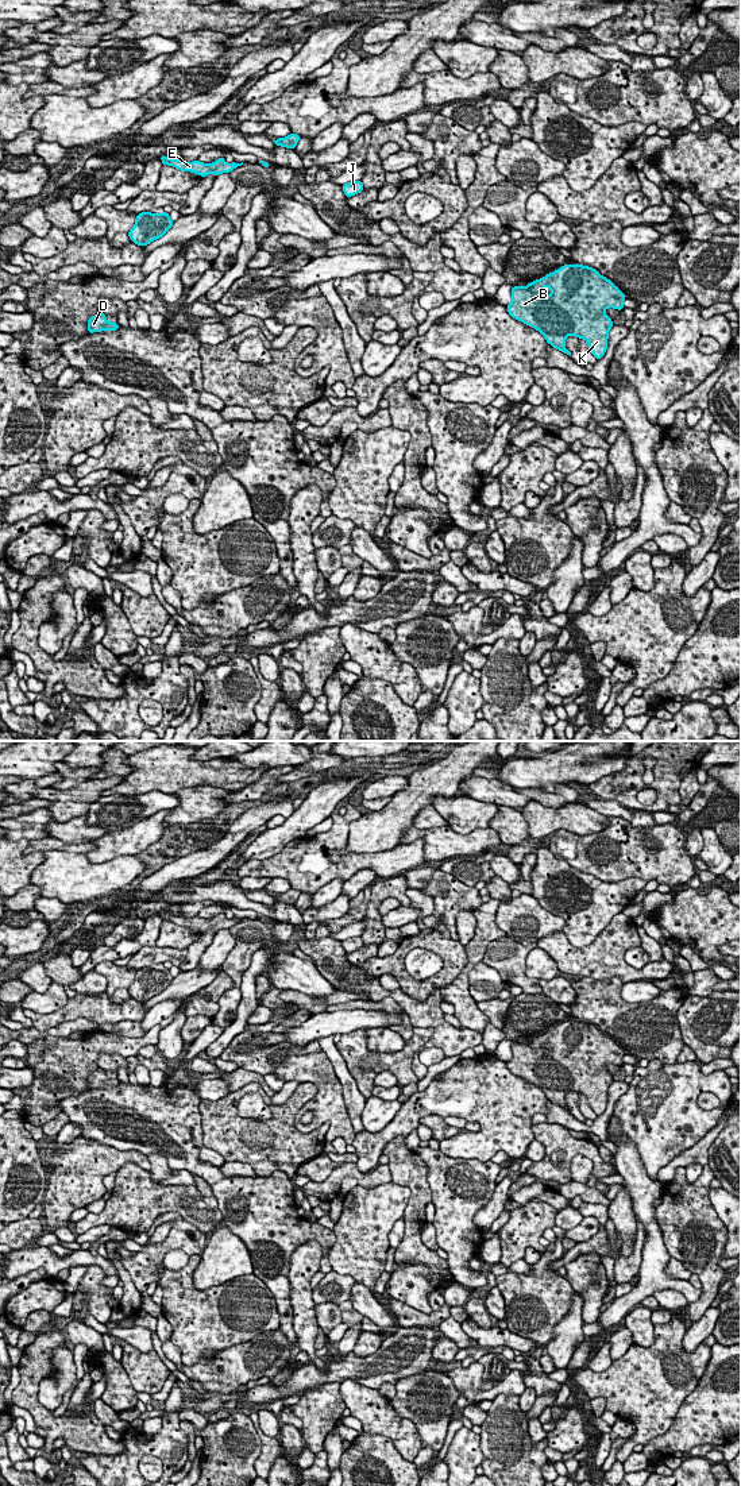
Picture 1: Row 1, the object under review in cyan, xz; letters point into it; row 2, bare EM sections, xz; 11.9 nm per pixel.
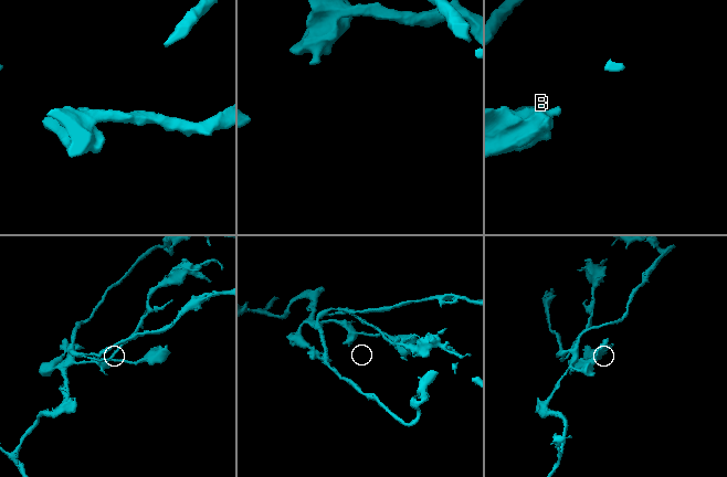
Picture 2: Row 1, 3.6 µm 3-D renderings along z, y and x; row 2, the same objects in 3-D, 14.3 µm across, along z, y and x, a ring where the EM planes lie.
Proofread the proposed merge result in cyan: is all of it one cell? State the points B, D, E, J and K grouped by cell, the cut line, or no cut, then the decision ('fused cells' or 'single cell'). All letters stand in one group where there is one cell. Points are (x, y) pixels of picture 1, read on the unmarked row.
B D E J K; no cut; single cell

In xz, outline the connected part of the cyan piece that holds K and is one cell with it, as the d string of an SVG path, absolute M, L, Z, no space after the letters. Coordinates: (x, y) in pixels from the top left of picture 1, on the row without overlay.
M567 1019L526 1042L513 1042L512 1058L506 1065L513 1074L539 1086L548 1100L566 1111L571 1112L566 1104L570 1091L584 1095L594 1113L599 1116L607 1105L609 1088L614 1081L605 1066L624 1066L625 1055L625 1050L595 1024Z

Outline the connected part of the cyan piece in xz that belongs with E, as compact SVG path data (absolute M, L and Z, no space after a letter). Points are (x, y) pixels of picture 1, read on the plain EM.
M162 911L161 912L162 920L173 922L174 925L178 925L181 927L190 927L196 929L200 933L205 933L208 930L215 930L216 933L223 929L229 929L234 925L239 923L243 920L242 919L228 919L224 916L224 912L219 914L217 916L212 919L204 919L200 916L193 916L193 918L185 918L181 915L171 915L170 912Z

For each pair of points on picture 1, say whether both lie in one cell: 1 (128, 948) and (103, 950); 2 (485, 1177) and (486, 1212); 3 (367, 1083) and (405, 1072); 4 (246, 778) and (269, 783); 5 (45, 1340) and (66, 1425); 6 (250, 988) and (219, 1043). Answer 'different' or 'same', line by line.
1: same
2: different
3: same
4: different
5: same
6: same

